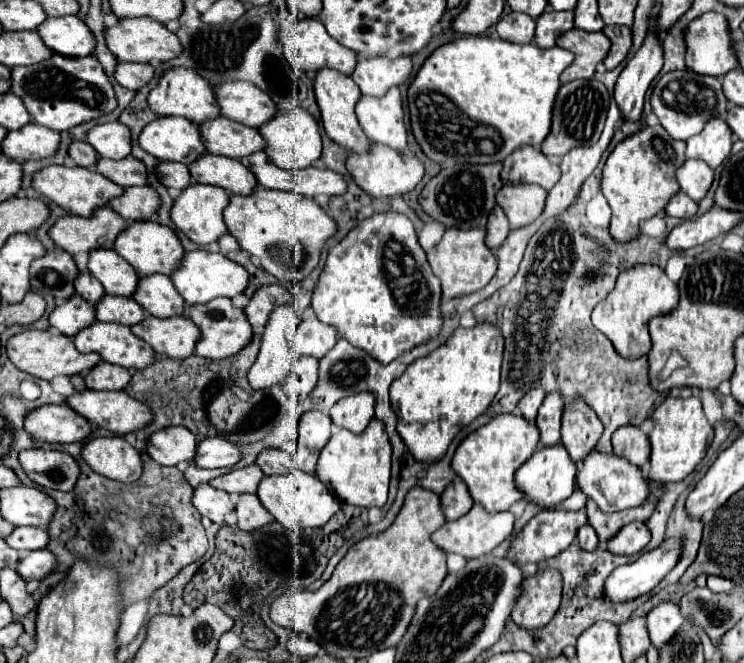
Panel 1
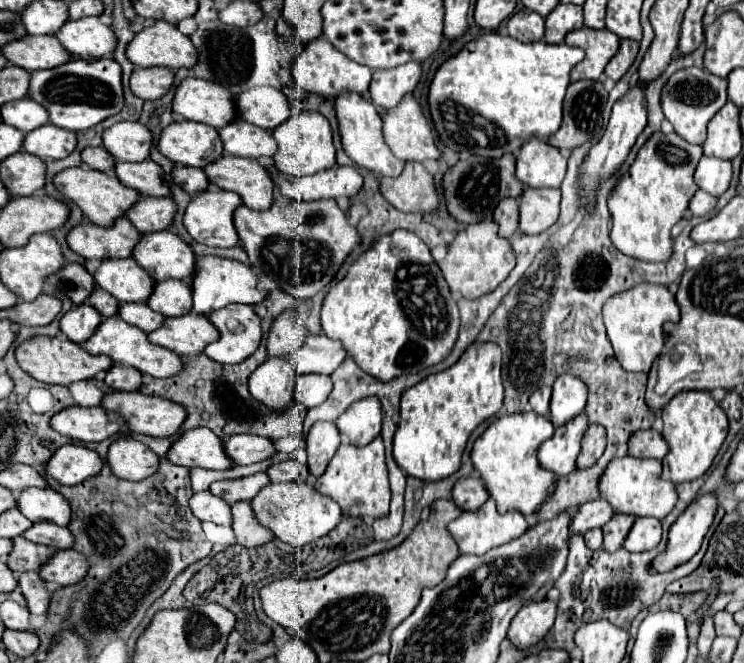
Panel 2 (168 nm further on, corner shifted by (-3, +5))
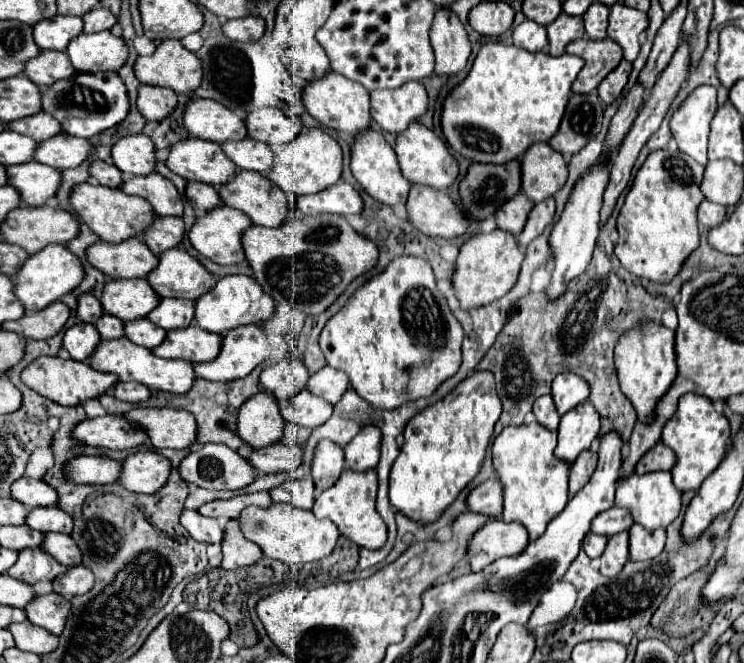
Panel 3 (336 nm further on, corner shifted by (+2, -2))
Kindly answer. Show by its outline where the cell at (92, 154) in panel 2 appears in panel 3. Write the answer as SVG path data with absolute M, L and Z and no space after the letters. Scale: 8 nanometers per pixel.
M93 161L89 165L89 175L101 183L101 185L107 185L107 187L119 187L121 181L123 181L123 173L115 167L115 165L109 165L105 161Z

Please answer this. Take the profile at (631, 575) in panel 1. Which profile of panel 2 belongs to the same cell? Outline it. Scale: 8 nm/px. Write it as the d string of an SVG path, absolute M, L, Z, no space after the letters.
M716 494L698 496L672 524L666 550L652 562L654 570L666 572L680 566L682 562L688 562L688 558L692 558L700 550L700 544L714 522L716 510Z

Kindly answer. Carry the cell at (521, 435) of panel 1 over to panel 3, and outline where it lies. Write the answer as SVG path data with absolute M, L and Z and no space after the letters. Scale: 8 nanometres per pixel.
M539 423L531 425L509 425L505 427L491 445L491 463L501 481L503 489L503 519L519 521L525 525L529 539L537 539L547 523L567 503L567 481L569 465L553 455L557 445L557 433L545 429Z

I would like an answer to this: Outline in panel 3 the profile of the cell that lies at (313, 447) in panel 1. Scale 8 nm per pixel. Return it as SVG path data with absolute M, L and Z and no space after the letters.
M321 439L311 461L311 477L315 481L315 489L323 491L331 487L333 481L339 477L341 467L345 467L343 449L329 439Z

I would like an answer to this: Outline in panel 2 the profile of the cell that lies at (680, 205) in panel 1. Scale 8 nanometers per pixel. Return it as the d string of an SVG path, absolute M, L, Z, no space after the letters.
M698 190L694 194L692 202L690 202L690 212L694 216L706 216L706 214L710 214L716 208L716 204L718 204L716 196L712 196L712 194L704 192L704 190Z

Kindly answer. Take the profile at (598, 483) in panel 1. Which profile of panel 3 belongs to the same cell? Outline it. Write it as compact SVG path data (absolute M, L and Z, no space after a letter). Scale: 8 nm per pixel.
M653 471L653 473L645 473L645 475L631 473L627 477L619 477L615 505L629 509L635 523L653 531L659 527L667 527L679 515L681 493L675 489L669 471Z

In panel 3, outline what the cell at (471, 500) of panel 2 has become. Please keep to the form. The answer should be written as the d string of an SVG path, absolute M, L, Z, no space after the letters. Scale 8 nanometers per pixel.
M487 479L467 495L467 509L481 515L501 515L501 485Z

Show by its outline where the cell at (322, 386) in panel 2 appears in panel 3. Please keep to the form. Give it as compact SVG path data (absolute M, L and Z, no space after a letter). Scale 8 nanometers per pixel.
M303 389L291 399L291 403L287 407L281 409L281 413L287 421L313 429L331 417L333 405L327 403L325 399L309 393L307 389Z

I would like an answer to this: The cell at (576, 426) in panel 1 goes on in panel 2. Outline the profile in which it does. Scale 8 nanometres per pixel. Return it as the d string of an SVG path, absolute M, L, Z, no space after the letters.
M590 424L582 440L582 450L576 460L576 468L580 470L590 468L604 454L604 448L606 448L606 430L602 430L602 426L598 424Z

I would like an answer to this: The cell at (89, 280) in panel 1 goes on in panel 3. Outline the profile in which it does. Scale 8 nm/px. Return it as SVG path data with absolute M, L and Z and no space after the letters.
M103 313L103 315L97 319L95 327L97 327L97 331L99 331L99 335L101 335L103 341L119 339L119 337L125 335L125 331L123 331L123 321L117 319L117 317L113 317L113 315L109 315L109 313Z

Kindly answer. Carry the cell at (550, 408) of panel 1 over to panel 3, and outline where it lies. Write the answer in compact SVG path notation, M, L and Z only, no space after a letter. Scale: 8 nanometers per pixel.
M561 373L553 379L553 401L559 415L575 409L589 397L589 383L575 373Z

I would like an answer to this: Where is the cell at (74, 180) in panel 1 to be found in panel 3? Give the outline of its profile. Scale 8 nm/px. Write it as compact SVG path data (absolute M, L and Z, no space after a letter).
M89 181L79 183L73 187L69 201L73 205L73 209L77 211L77 215L87 223L87 227L103 241L109 243L121 243L129 237L141 235L143 229L153 221L153 207L141 199L141 197L133 197L123 193L121 189L113 189L113 187L103 187L103 185L93 185Z

